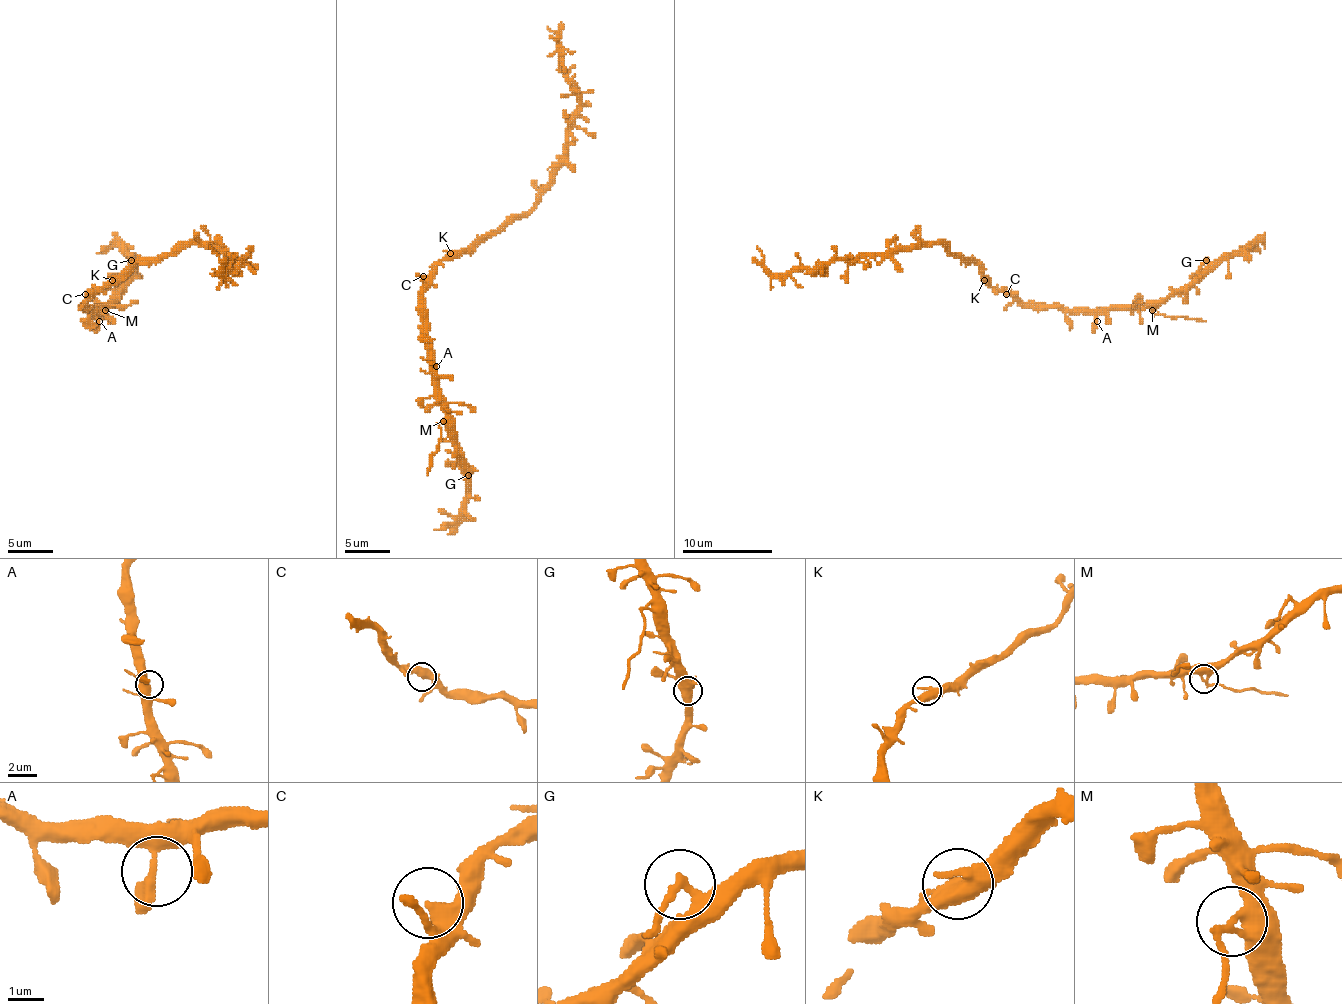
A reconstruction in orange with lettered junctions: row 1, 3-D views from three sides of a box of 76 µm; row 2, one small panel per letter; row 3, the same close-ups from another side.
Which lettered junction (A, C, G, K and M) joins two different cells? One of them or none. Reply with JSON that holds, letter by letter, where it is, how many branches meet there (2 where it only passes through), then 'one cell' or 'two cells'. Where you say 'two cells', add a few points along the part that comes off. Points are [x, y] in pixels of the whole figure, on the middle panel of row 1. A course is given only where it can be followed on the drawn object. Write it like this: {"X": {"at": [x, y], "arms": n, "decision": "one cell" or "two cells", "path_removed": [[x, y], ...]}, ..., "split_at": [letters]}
{"A": {"at": [436, 366], "arms": 2, "decision": "one cell"}, "C": {"at": [423, 276], "arms": 2, "decision": "one cell"}, "G": {"at": [468, 475], "arms": 2, "decision": "one cell"}, "K": {"at": [450, 253], "arms": 2, "decision": "one cell"}, "M": {"at": [443, 421], "arms": 2, "decision": "two cells", "path_removed": [[443, 421], [439, 425], [441, 441], [427, 475]]}, "split_at": ["M"]}

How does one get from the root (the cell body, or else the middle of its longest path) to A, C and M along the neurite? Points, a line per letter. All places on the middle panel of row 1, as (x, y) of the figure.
A: (452, 258), (445, 258), (436, 267), (432, 282), (423, 292), (427, 357), (436, 366)
C: (452, 258), (445, 258), (427, 276), (423, 276)
M: (452, 258), (445, 258), (436, 267), (432, 282), (423, 292), (434, 398), (445, 414), (443, 421)

